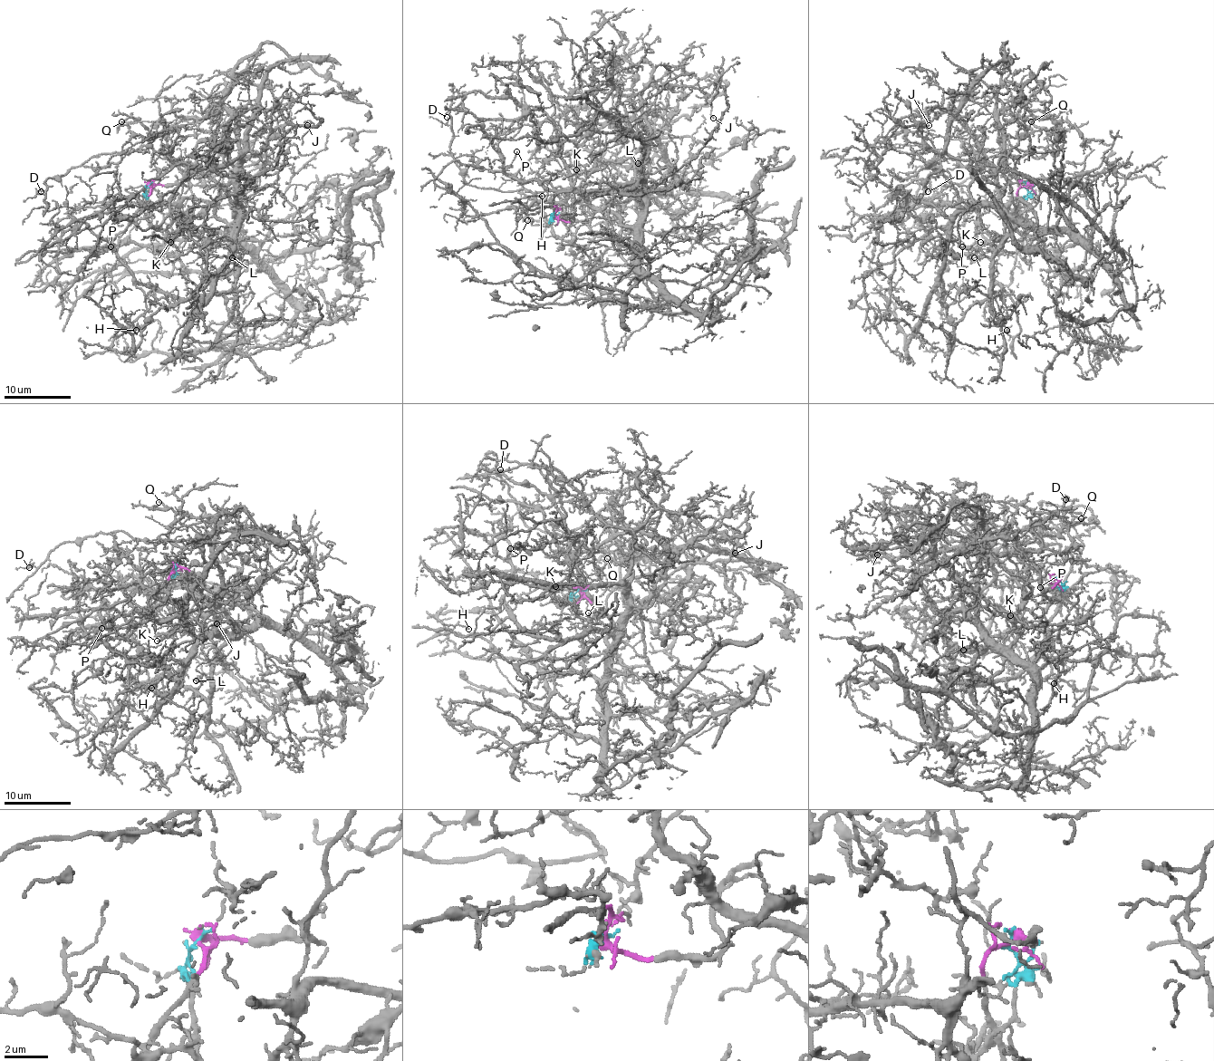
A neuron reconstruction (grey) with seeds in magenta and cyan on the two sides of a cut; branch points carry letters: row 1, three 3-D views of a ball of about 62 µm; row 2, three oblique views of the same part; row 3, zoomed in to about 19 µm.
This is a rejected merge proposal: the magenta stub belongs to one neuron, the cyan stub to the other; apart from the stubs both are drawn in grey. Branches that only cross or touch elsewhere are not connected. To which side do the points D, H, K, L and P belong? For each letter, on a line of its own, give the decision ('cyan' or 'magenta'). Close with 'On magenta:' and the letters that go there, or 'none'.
D: magenta
H: cyan
K: cyan
L: cyan
P: cyan
On magenta: D

